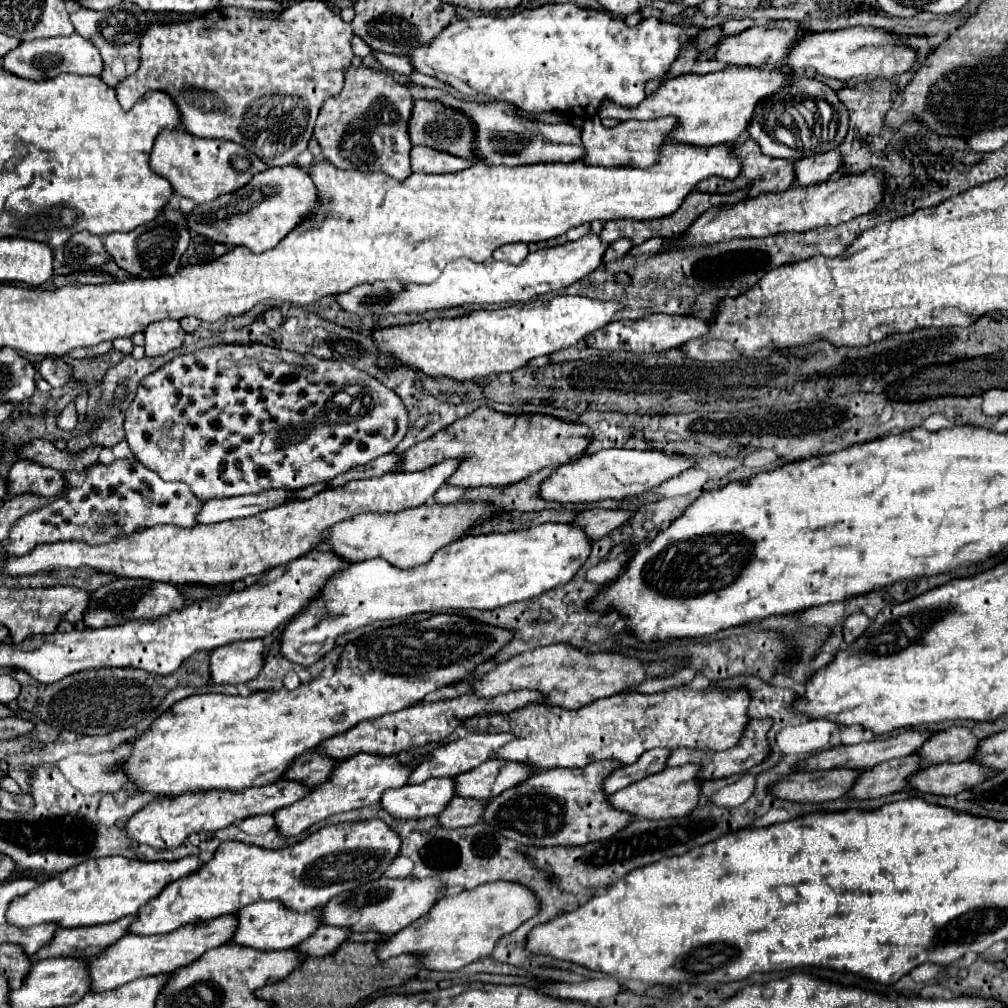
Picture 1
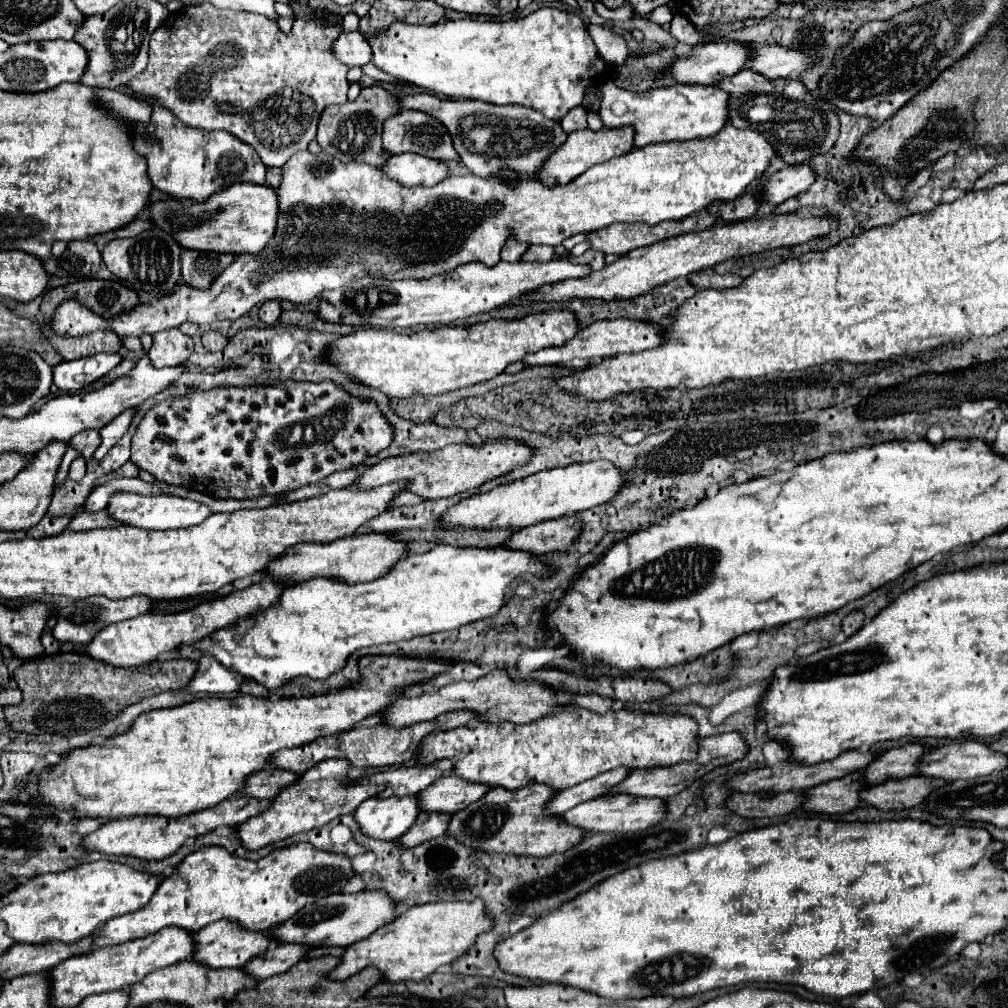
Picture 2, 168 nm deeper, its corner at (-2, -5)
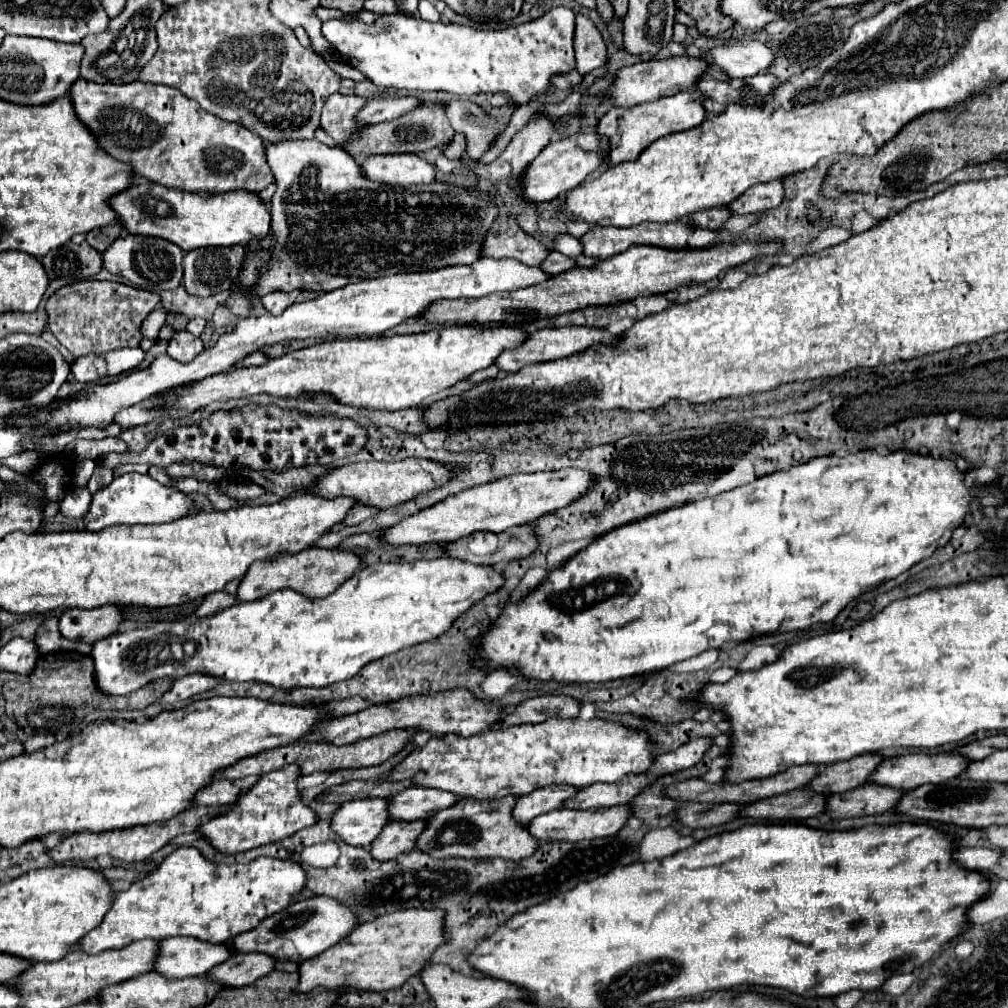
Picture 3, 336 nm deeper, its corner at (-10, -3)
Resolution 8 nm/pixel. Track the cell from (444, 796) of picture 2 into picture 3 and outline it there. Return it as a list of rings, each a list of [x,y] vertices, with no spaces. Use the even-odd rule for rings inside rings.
[[[410,787],[388,799],[392,821],[416,821],[428,819],[446,807],[454,807],[458,795],[450,795],[450,791],[446,793],[432,787]]]

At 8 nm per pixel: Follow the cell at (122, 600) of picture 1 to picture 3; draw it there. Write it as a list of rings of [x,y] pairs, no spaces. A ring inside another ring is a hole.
[[[72,607],[60,615],[60,635],[72,641],[96,643],[98,639],[106,639],[106,635],[116,635],[124,621],[120,607],[96,607],[90,611],[78,611]]]

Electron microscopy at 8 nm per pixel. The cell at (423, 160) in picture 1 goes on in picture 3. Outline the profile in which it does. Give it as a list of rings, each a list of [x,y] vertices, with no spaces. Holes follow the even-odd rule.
[[[370,155],[362,161],[362,171],[368,179],[384,185],[422,185],[436,179],[436,169],[418,155]]]

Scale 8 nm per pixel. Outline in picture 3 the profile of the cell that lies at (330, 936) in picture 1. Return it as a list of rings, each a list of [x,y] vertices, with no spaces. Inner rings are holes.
[[[234,955],[232,959],[214,967],[208,975],[228,987],[246,987],[256,983],[260,977],[268,975],[274,969],[276,961],[270,955]]]

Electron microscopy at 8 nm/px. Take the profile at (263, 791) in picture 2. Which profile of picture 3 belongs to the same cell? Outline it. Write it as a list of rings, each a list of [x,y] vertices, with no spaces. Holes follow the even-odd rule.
[[[242,777],[242,779],[214,779],[208,787],[198,791],[196,805],[230,805],[236,803],[242,793],[246,793],[260,777]]]

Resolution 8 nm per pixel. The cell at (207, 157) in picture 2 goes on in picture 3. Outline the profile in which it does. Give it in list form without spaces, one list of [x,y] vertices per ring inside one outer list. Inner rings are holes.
[[[78,79],[70,89],[70,97],[78,119],[96,135],[98,143],[118,161],[132,163],[134,173],[158,185],[180,187],[182,191],[194,193],[224,193],[230,189],[248,189],[258,193],[274,181],[274,175],[270,175],[270,167],[266,163],[266,147],[256,133],[238,123],[228,123],[210,115],[196,101],[186,99],[178,89],[142,81],[128,85],[100,85],[94,81]]]

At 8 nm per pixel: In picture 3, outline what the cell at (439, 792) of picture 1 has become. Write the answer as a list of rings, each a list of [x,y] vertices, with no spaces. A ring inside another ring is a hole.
[[[354,799],[340,807],[334,815],[332,829],[336,835],[350,843],[370,847],[378,837],[378,831],[390,821],[390,801],[388,799]]]

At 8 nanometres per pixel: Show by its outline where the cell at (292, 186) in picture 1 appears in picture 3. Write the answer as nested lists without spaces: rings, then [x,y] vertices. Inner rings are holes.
[[[144,183],[132,185],[126,191],[112,197],[110,207],[120,215],[122,227],[126,231],[136,235],[154,235],[168,239],[184,251],[200,247],[248,245],[254,239],[264,239],[272,223],[266,201],[262,201],[252,191],[242,189],[202,197],[198,193],[170,189],[158,183]]]

